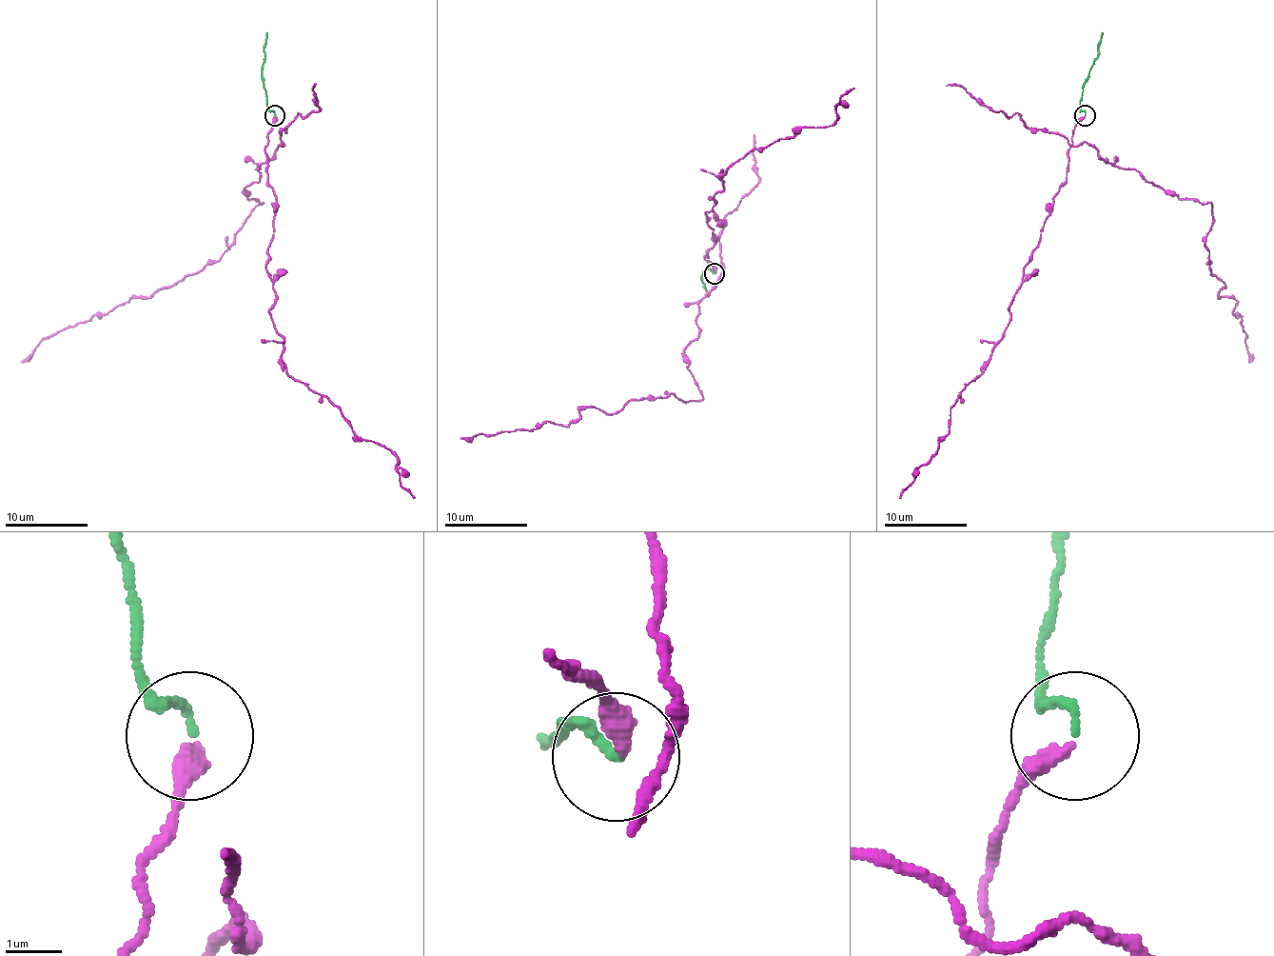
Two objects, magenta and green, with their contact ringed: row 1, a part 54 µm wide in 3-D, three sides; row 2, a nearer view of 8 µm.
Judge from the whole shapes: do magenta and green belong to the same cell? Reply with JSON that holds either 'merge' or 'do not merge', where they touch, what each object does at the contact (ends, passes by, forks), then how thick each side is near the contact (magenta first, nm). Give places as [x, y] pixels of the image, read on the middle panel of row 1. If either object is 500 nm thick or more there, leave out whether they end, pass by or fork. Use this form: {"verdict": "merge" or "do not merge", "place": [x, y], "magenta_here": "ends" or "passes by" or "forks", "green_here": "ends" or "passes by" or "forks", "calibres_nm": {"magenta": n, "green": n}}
{"verdict": "merge", "place": [714, 273], "magenta_here": "ends", "green_here": "ends", "calibres_nm": {"magenta": 320, "green": 140}}

